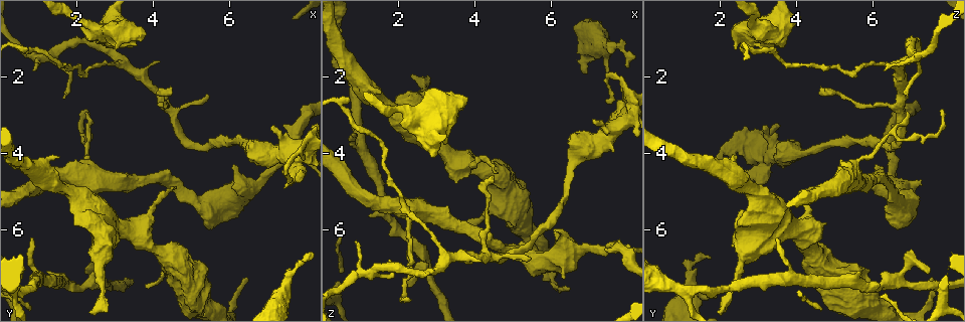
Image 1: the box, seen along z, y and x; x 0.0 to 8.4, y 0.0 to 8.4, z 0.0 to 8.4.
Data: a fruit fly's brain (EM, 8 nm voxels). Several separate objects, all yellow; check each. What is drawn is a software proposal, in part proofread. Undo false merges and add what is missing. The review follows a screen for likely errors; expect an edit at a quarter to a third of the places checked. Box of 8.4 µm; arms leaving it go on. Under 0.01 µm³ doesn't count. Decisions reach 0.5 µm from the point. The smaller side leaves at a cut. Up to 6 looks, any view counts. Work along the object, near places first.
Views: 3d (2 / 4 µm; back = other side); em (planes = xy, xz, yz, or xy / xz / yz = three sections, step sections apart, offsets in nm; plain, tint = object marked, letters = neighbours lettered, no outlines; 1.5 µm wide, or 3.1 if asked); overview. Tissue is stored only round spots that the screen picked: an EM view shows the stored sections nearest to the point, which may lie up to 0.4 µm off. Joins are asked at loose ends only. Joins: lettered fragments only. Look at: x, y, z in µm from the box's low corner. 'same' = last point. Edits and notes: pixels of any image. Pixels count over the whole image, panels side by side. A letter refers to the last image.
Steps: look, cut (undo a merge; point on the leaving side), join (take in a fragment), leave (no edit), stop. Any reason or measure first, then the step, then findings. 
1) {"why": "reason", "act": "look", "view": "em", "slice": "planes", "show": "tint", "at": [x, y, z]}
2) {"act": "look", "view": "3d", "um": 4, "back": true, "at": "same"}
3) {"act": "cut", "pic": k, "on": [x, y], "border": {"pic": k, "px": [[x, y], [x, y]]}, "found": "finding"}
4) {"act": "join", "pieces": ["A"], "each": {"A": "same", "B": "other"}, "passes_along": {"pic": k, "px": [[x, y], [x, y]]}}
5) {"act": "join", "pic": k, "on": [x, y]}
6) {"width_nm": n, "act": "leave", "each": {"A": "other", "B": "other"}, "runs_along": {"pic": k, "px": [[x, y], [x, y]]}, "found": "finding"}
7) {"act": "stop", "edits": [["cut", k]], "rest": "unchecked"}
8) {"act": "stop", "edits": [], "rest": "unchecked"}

{"why": "free end", "act": "look", "view": "3d", "um": 2, "at": [5.45, 2.50, 6.80]}

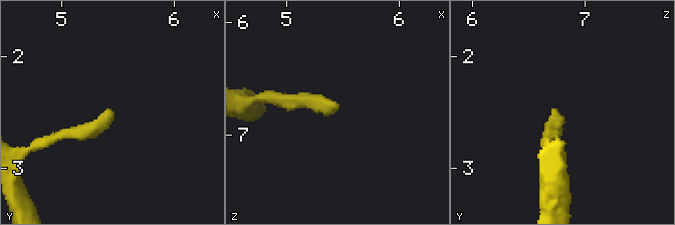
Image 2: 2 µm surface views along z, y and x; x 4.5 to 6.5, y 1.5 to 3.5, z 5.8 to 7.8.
{"why": "now the EM", "act": "look", "view": "em", "slice": "planes", "show": "plain", "at": [5.46, 2.52, 6.78]}

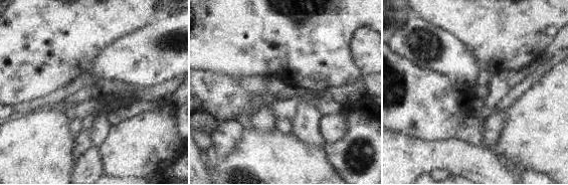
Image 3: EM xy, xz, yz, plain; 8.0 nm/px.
{"why": "what lies round it", "act": "look", "view": "em", "slice": "planes", "show": "letters", "at": "same"}

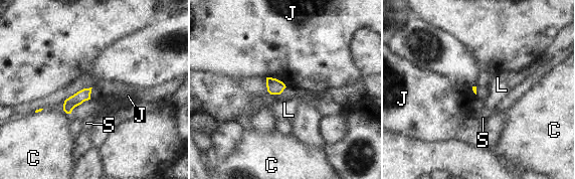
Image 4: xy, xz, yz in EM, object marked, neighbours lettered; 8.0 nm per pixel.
{"act": "leave", "each": {"C": "other", "J": "other", "L": "other", "S": "other"}, "found": "none of them fits"}

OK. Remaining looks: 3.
{"why": "tapers out", "act": "look", "view": "3d", "um": 2, "at": [4.60, 4.85, 4.55]}

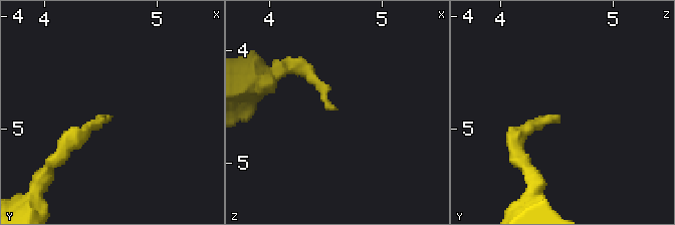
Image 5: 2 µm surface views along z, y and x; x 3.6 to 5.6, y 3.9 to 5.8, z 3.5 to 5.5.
{"act": "look", "view": "em", "slice": "yz", "step": 8, "show": "plain", "at": [4.58, 4.86, 4.54]}

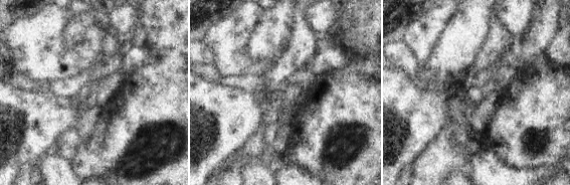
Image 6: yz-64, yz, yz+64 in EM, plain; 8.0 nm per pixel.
{"why": "what lies round it", "act": "look", "view": "em", "slice": "yz", "step": 8, "show": "letters", "at": "same"}

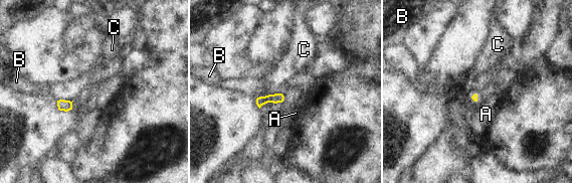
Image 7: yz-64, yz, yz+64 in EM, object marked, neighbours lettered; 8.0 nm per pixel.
{"longest_contact_nm": ["C", 80], "act": "leave", "each": {"A": "other", "B": "other", "C": "other"}, "found": "no lettered fragment goes on from it"}

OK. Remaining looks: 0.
{"act": "stop", "edits": [], "rest": "unchecked"}

